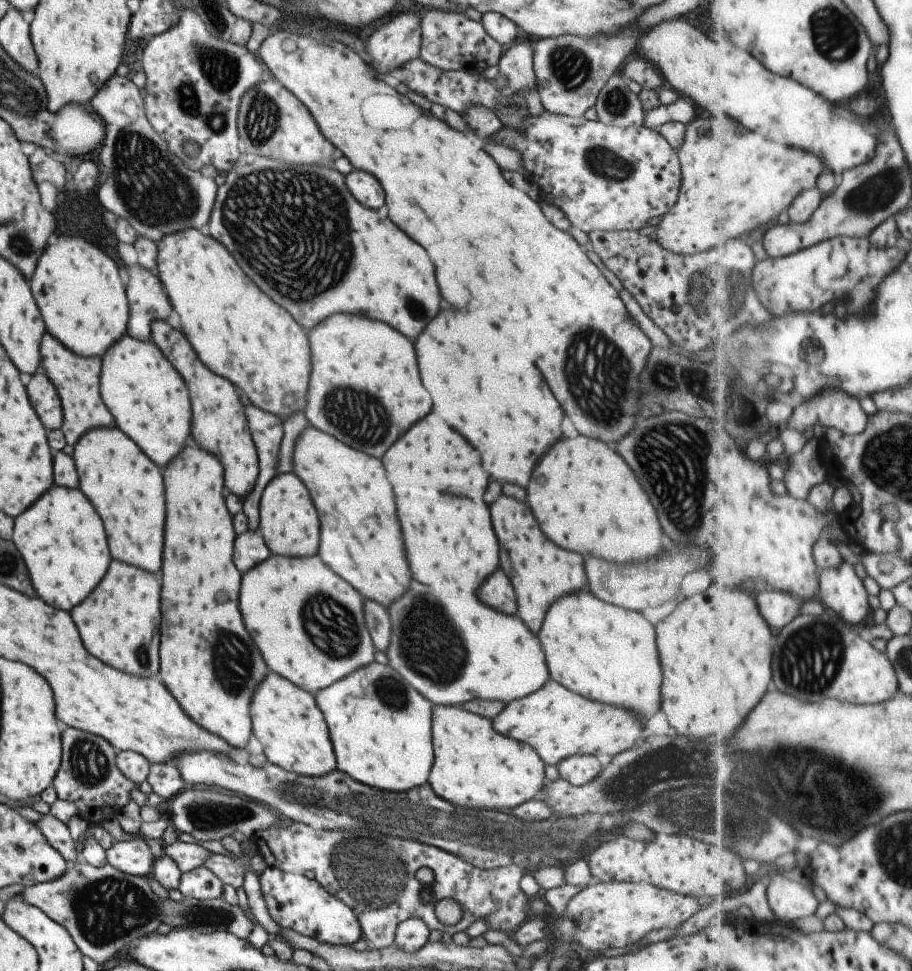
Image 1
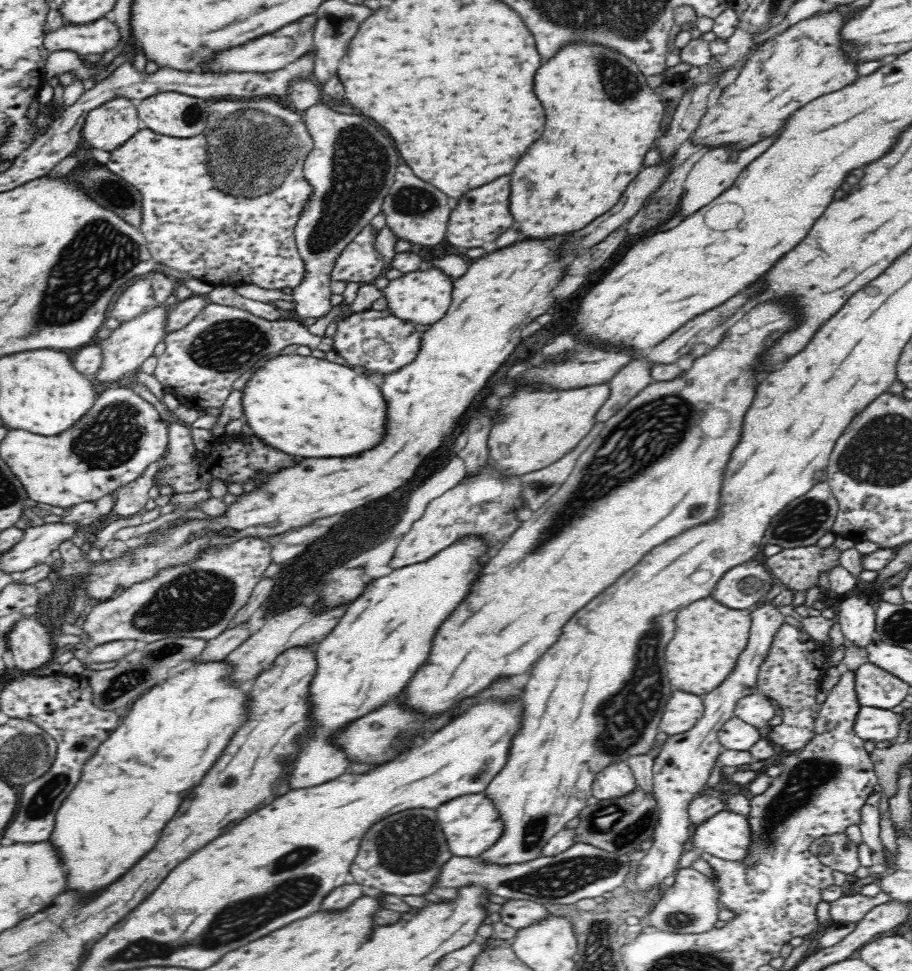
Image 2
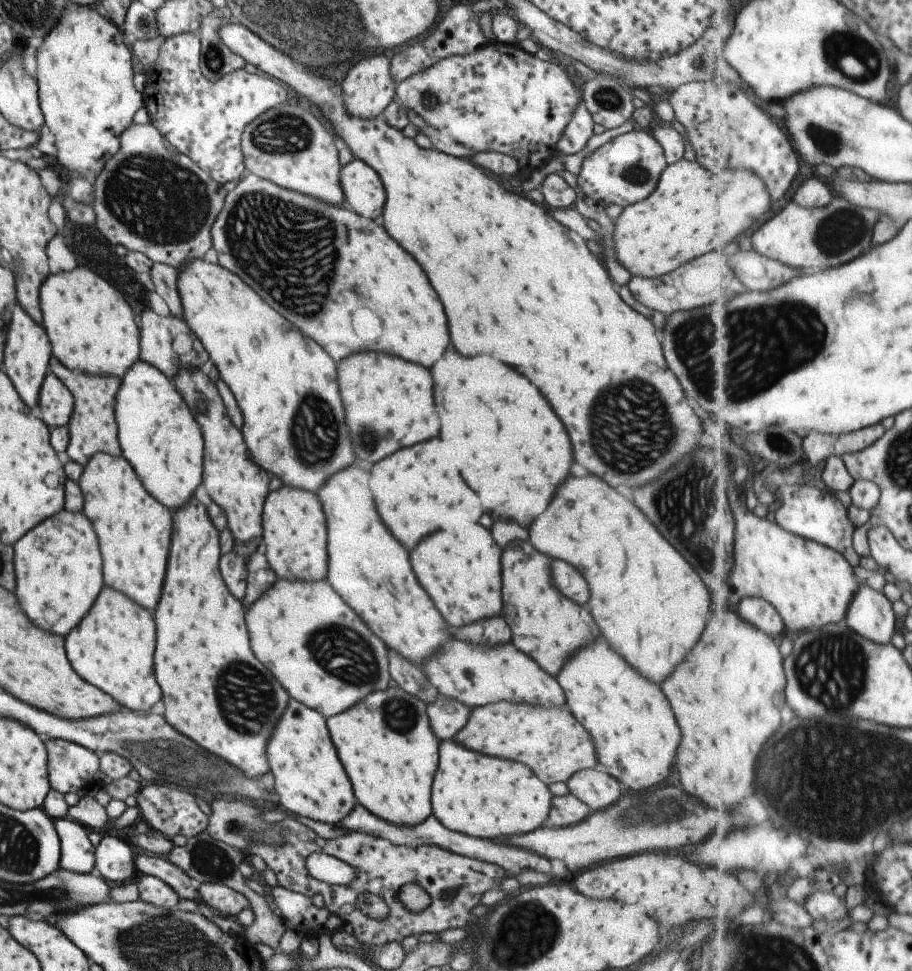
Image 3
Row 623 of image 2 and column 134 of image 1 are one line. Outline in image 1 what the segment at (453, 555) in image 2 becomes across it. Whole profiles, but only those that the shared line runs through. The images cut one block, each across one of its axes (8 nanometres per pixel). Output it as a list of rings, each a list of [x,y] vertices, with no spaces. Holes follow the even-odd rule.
[[[123,336],[123,340],[117,340],[117,344],[113,344],[113,348],[109,348],[109,352],[101,356],[103,358],[101,358],[99,392],[117,428],[123,434],[127,434],[155,466],[159,468],[167,466],[181,452],[191,430],[191,404],[187,398],[185,384],[151,340],[137,340],[131,336]]]

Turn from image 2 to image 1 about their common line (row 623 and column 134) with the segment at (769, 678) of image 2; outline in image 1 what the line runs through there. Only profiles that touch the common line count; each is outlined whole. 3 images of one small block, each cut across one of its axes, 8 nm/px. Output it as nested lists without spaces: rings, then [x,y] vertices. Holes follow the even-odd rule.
[[[62,727],[59,768],[50,785],[57,798],[71,802],[89,824],[116,818],[121,808],[132,799],[130,792],[138,787],[119,772],[115,766],[115,755],[115,749],[100,736],[73,727]]]

